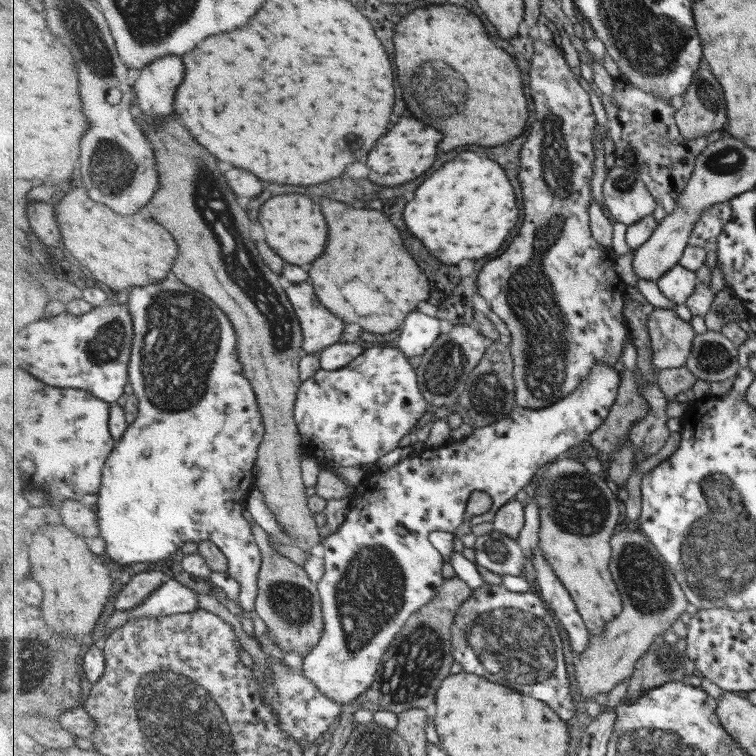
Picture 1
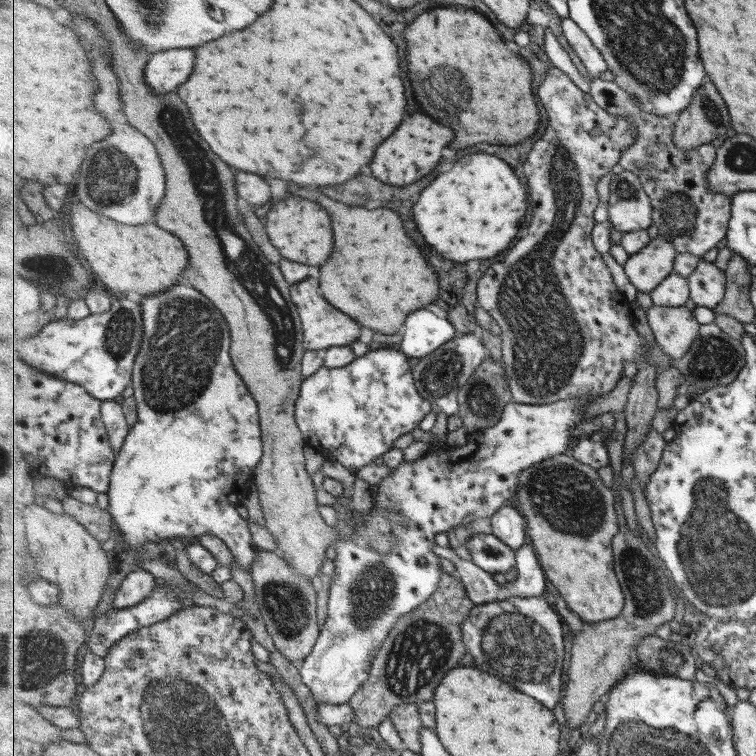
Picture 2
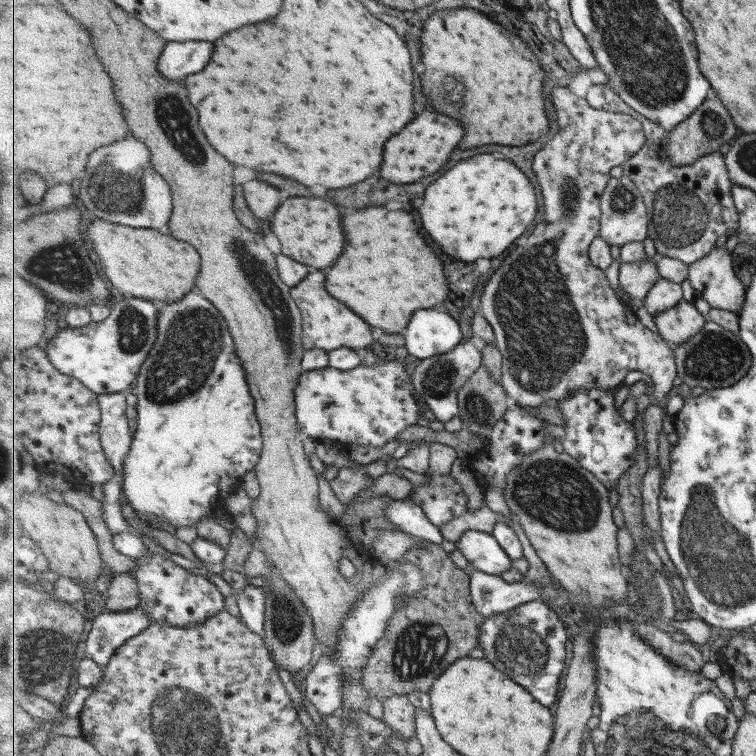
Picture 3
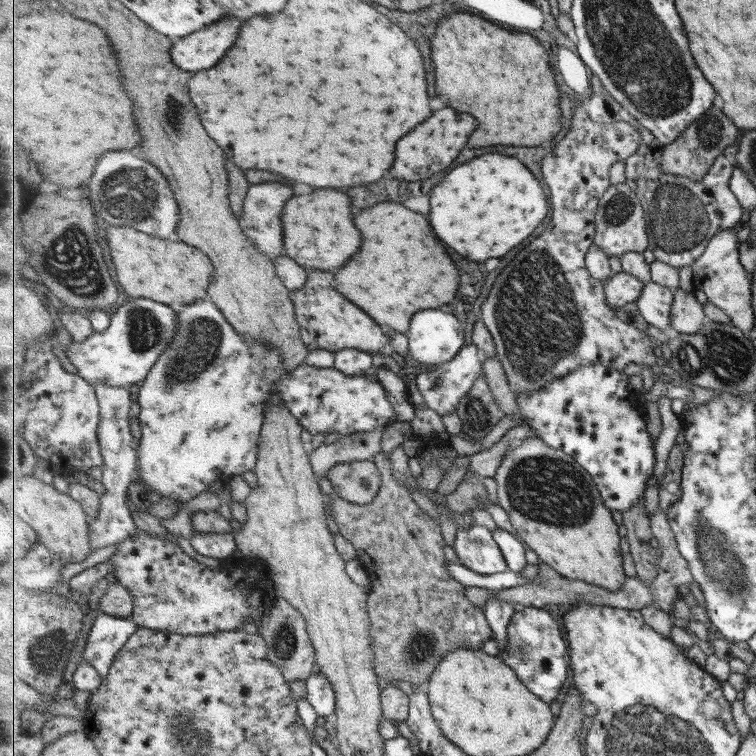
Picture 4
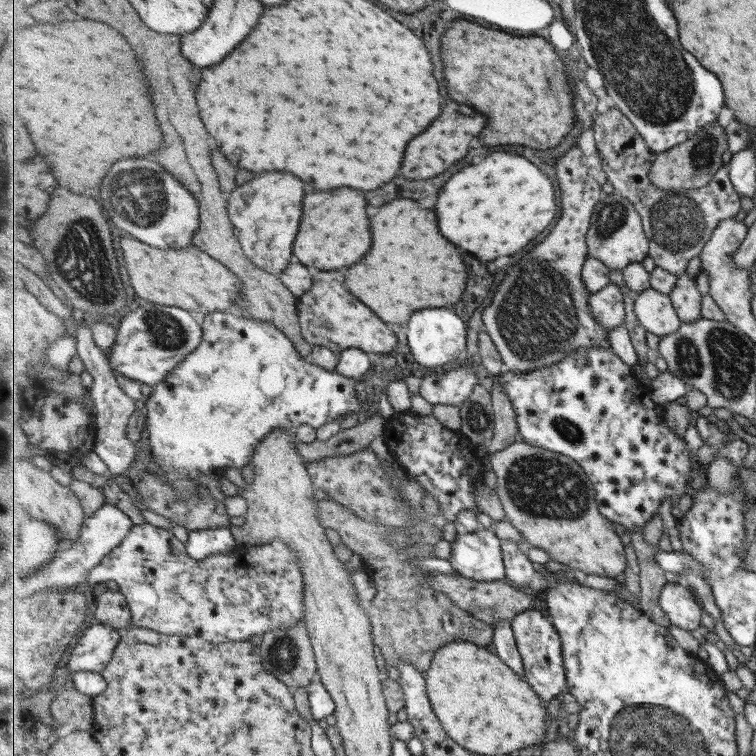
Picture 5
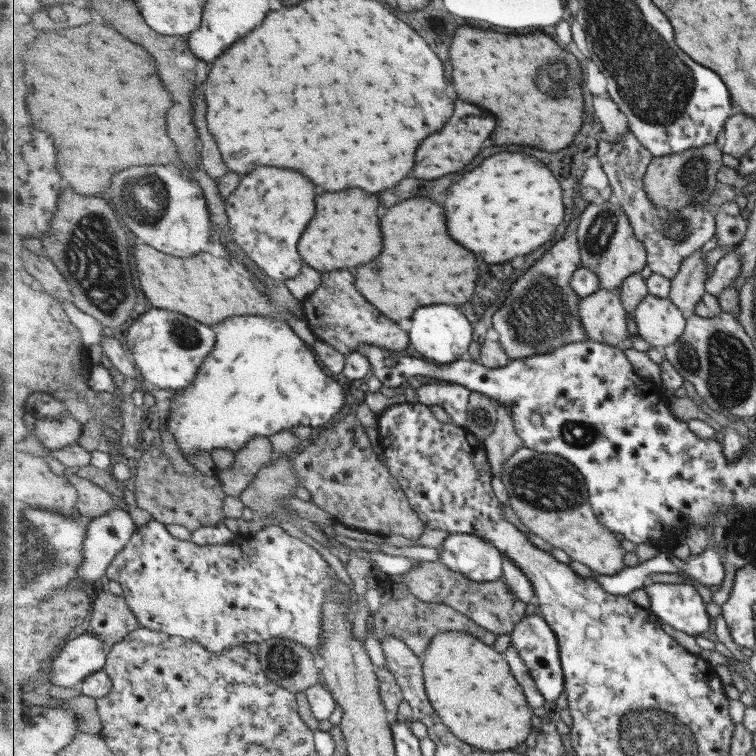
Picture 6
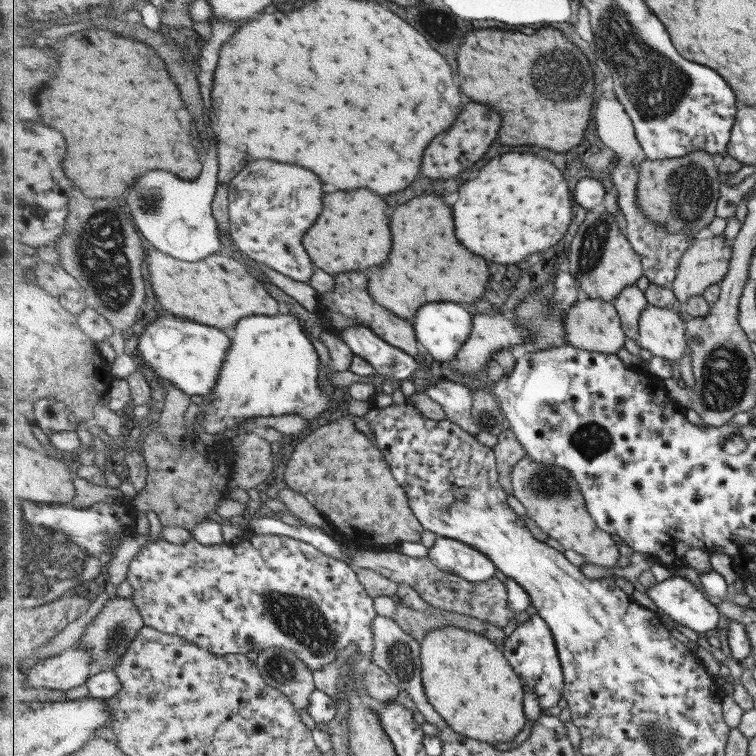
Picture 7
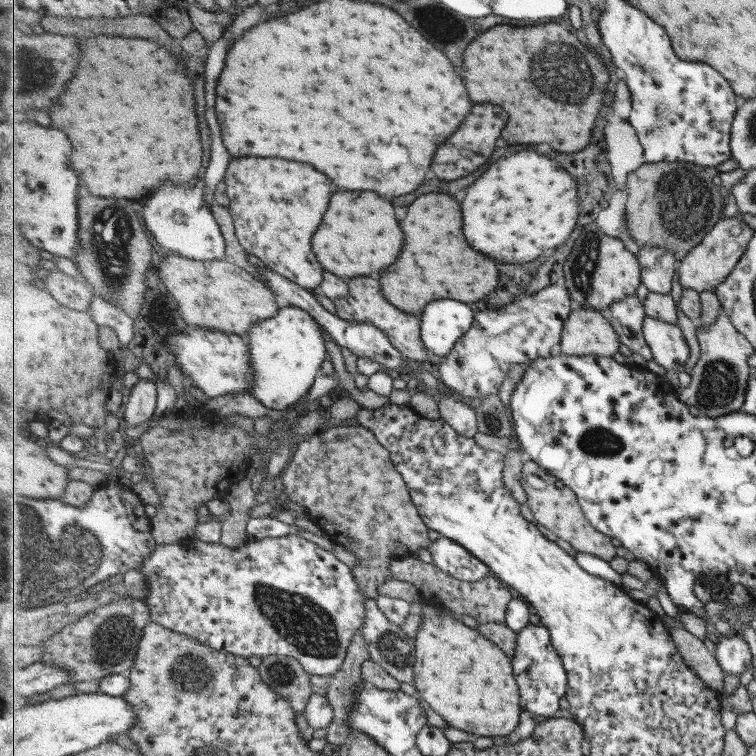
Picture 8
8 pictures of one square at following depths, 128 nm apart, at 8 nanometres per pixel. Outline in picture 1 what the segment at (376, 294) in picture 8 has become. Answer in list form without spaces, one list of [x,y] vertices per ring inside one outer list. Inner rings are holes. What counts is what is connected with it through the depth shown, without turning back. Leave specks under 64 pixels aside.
[[[311,282],[295,284],[287,290],[291,302],[299,312],[302,331],[304,334],[305,354],[319,354],[343,338],[345,322],[331,314],[321,302],[317,302],[317,294]]]

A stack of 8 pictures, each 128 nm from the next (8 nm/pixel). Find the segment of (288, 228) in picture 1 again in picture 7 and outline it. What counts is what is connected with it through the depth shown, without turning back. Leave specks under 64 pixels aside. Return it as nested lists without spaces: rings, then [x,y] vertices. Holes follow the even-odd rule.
[[[367,188],[327,194],[327,208],[319,218],[319,224],[315,224],[303,239],[303,244],[307,252],[311,252],[315,264],[329,274],[379,266],[389,260],[393,248],[389,220],[387,202]]]

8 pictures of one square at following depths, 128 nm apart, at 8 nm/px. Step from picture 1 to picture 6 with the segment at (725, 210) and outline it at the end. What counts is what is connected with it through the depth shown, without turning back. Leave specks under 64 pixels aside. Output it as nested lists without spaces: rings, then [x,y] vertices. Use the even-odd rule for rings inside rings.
[[[631,130],[620,140],[607,142],[600,139],[598,158],[605,166],[610,178],[610,186],[615,199],[625,210],[637,240],[640,240],[648,252],[648,267],[655,274],[674,279],[682,267],[682,262],[694,254],[698,248],[705,246],[717,232],[716,212],[722,204],[733,201],[739,191],[727,184],[718,184],[712,193],[712,199],[704,204],[692,204],[679,214],[658,208],[651,202],[644,184],[644,176],[650,168],[654,155],[634,135]]]

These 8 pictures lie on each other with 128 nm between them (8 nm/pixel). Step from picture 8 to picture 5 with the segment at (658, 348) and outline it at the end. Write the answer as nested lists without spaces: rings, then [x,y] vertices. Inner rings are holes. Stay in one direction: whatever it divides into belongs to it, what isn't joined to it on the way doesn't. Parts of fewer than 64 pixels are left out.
[[[651,287],[638,294],[635,300],[634,312],[647,331],[662,339],[682,327],[682,318],[678,315],[671,296]]]

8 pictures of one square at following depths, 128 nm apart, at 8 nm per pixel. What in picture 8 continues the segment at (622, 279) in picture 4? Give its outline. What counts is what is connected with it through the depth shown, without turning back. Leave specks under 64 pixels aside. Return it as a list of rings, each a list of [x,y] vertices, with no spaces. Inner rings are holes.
[[[575,307],[566,320],[558,351],[567,356],[607,356],[619,352],[622,341],[611,326],[608,311]]]

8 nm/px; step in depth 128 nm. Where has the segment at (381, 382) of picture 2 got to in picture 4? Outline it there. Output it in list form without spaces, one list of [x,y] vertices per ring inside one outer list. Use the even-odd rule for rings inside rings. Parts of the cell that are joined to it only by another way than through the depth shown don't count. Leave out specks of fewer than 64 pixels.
[[[202,299],[197,301],[193,305],[178,307],[180,318],[180,326],[178,326],[178,335],[175,337],[174,342],[164,352],[162,358],[155,364],[154,370],[150,372],[150,375],[143,380],[139,385],[138,404],[140,406],[140,428],[141,438],[138,441],[140,443],[139,451],[139,479],[143,486],[147,489],[145,493],[150,499],[156,500],[158,498],[172,498],[177,504],[178,510],[182,505],[187,504],[191,498],[199,496],[201,492],[211,491],[211,484],[215,484],[217,480],[228,481],[235,474],[243,475],[246,472],[253,471],[256,468],[258,462],[258,456],[261,454],[261,436],[264,433],[265,423],[267,422],[266,406],[272,398],[273,392],[281,391],[282,400],[286,407],[291,409],[293,416],[296,416],[305,429],[311,435],[322,433],[338,432],[338,434],[350,435],[353,433],[360,433],[363,431],[374,431],[375,428],[385,428],[393,422],[397,422],[397,413],[389,400],[387,391],[384,386],[381,386],[381,382],[377,379],[375,374],[366,373],[361,376],[347,376],[346,373],[341,372],[339,369],[331,368],[317,368],[307,363],[300,364],[295,370],[287,371],[282,359],[282,350],[279,347],[269,347],[265,343],[257,343],[254,345],[251,339],[246,339],[243,334],[237,332],[236,328],[230,323],[224,312],[218,308],[218,306],[211,299]]]

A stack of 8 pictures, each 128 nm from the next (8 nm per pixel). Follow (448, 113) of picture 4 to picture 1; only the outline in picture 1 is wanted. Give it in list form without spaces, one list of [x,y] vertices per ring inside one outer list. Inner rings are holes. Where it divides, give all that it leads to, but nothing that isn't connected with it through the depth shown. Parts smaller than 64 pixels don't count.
[[[403,118],[395,128],[391,128],[391,132],[387,136],[383,136],[383,140],[379,140],[379,144],[371,150],[371,156],[367,160],[367,166],[371,168],[371,180],[377,184],[385,184],[385,186],[399,186],[405,182],[411,182],[419,176],[423,176],[433,162],[437,160],[437,146],[443,140],[443,132],[427,126],[421,120],[415,118]]]

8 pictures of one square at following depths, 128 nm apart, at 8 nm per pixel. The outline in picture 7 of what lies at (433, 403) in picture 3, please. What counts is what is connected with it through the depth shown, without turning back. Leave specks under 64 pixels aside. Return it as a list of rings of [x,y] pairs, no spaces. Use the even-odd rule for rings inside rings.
[[[445,379],[437,384],[429,384],[423,392],[445,409],[450,421],[454,421],[471,434],[476,435],[481,432],[474,421],[474,390]]]

